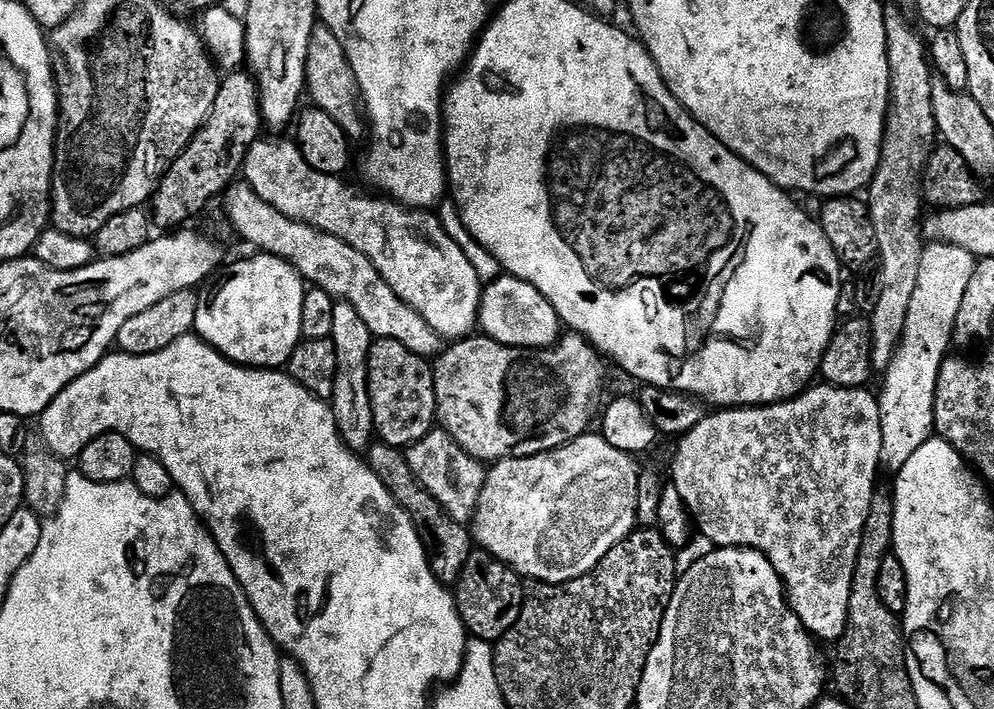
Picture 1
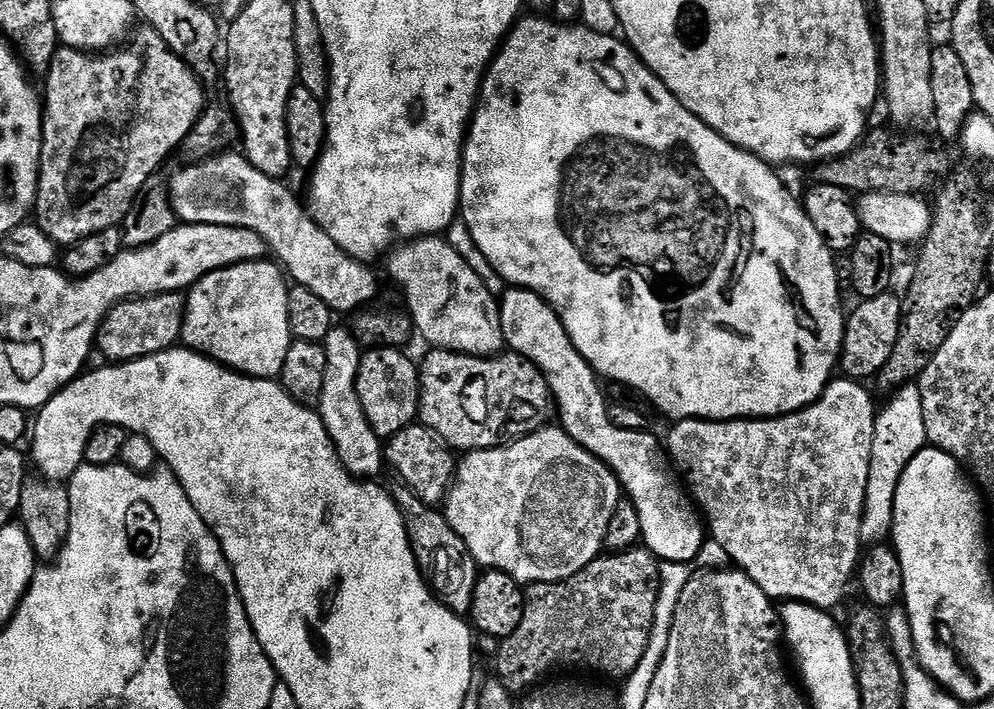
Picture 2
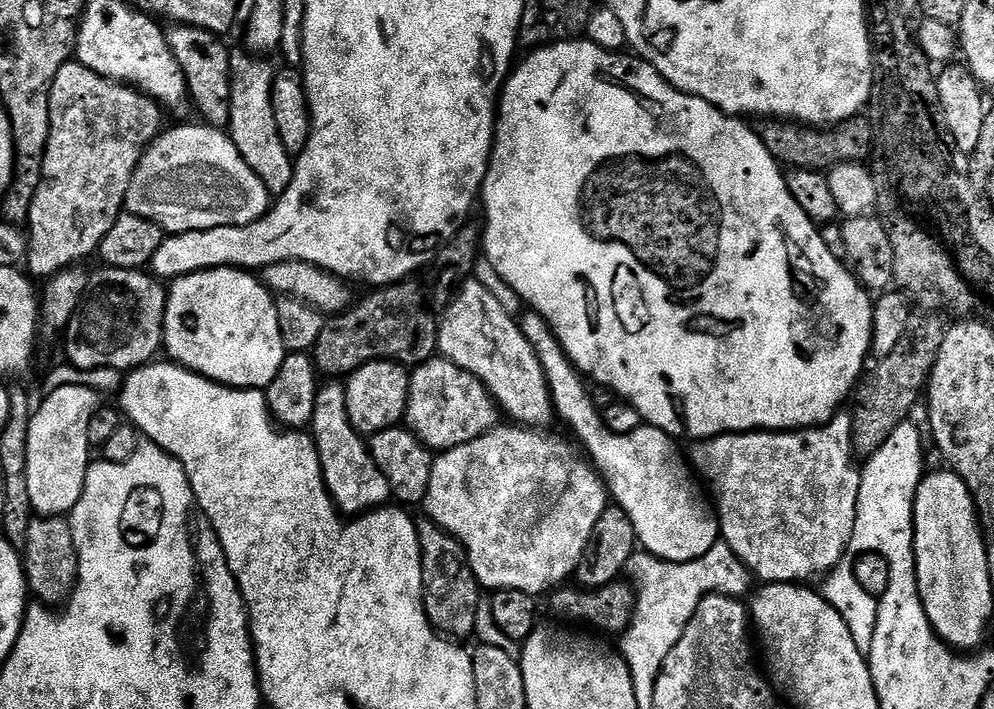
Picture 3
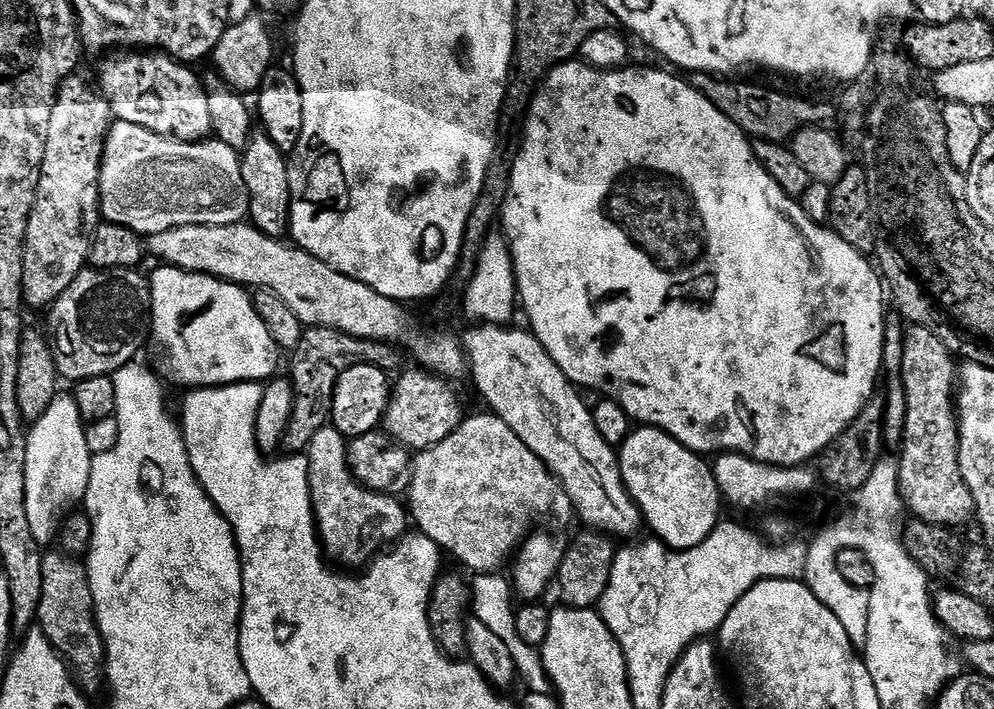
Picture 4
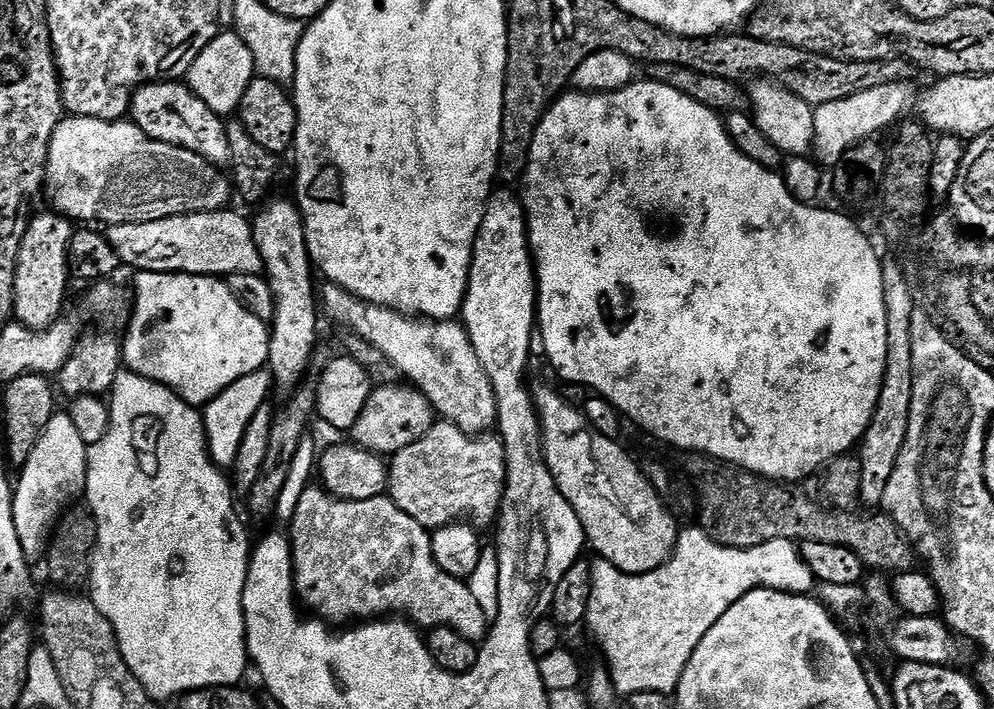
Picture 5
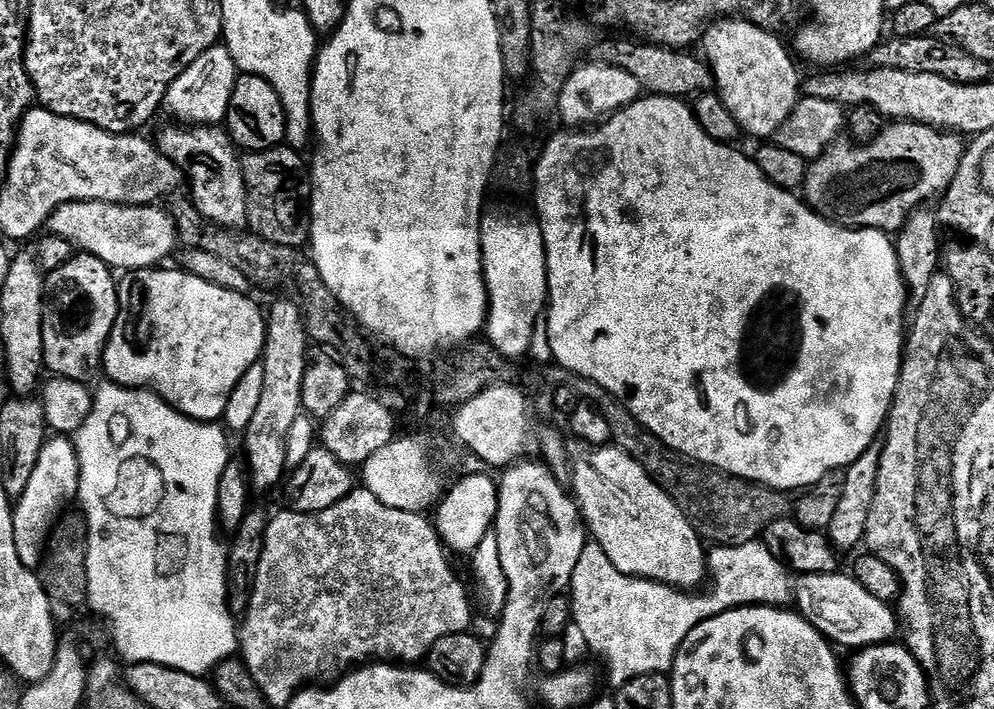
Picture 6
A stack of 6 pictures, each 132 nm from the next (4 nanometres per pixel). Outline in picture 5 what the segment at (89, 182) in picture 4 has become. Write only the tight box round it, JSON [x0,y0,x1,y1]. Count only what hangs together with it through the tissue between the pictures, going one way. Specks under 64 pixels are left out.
[14,210,73,332]

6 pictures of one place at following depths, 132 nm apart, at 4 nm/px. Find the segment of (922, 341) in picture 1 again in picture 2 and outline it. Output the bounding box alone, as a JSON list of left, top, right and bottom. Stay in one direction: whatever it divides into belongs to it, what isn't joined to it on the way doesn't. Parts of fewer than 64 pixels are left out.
[860,383,928,542]

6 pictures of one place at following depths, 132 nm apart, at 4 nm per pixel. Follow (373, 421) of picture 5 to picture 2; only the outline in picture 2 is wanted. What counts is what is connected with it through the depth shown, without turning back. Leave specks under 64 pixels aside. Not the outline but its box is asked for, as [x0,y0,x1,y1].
[418,348,554,453]

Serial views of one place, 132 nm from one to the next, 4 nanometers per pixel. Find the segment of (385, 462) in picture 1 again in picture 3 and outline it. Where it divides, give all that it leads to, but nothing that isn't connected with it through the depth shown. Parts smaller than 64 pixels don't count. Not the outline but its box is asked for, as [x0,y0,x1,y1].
[416,518,482,642]

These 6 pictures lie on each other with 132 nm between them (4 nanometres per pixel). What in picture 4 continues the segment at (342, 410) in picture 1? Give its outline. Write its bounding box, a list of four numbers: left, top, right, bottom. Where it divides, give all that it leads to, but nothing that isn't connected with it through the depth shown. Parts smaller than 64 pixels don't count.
[308,426,410,570]

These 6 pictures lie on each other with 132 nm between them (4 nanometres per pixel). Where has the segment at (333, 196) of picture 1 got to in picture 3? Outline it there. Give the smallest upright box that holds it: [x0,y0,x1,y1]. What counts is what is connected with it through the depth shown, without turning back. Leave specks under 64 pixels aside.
[438,278,554,430]

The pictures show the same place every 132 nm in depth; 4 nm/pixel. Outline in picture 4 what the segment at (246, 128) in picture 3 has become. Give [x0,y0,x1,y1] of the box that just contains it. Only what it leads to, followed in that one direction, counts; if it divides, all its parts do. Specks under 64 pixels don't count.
[240,130,290,238]

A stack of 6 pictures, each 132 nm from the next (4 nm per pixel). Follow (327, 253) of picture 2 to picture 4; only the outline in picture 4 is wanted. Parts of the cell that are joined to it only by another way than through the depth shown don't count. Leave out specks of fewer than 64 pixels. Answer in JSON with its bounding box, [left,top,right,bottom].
[100,120,250,238]

